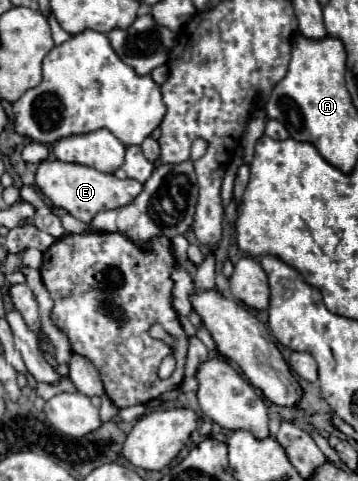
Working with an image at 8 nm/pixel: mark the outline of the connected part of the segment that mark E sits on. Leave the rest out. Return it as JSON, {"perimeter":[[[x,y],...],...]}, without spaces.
{"perimeter":[[[41,161],[35,173],[35,183],[41,193],[51,199],[53,205],[67,209],[75,219],[83,223],[91,223],[95,213],[105,209],[117,209],[131,203],[141,191],[143,185],[135,179],[117,179],[115,175],[101,173],[93,167],[85,167],[79,163],[63,163],[63,161]]]}

